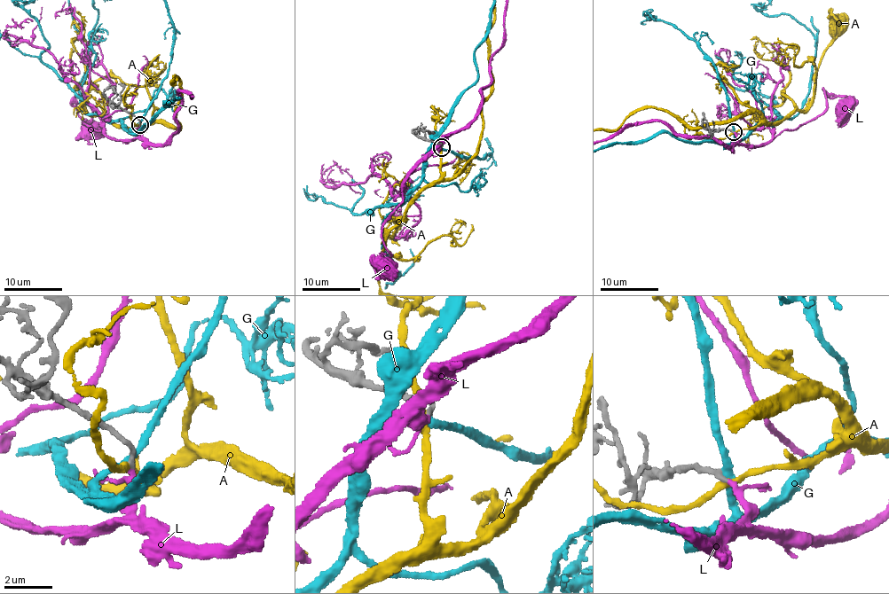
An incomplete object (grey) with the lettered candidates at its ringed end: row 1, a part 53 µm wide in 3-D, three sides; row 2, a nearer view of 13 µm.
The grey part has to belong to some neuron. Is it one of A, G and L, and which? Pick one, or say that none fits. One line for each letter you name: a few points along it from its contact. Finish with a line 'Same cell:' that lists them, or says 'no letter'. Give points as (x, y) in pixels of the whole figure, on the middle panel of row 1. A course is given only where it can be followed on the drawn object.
L: it runs (442, 147), (421, 155), (382, 228), (391, 256), (377, 262), (375, 275), (387, 269)
Same cell: L

